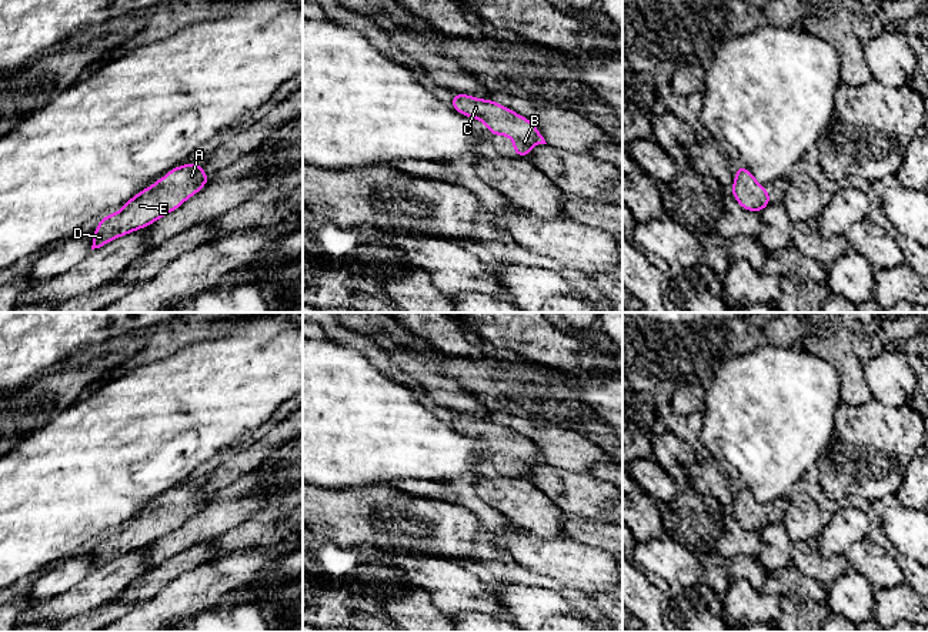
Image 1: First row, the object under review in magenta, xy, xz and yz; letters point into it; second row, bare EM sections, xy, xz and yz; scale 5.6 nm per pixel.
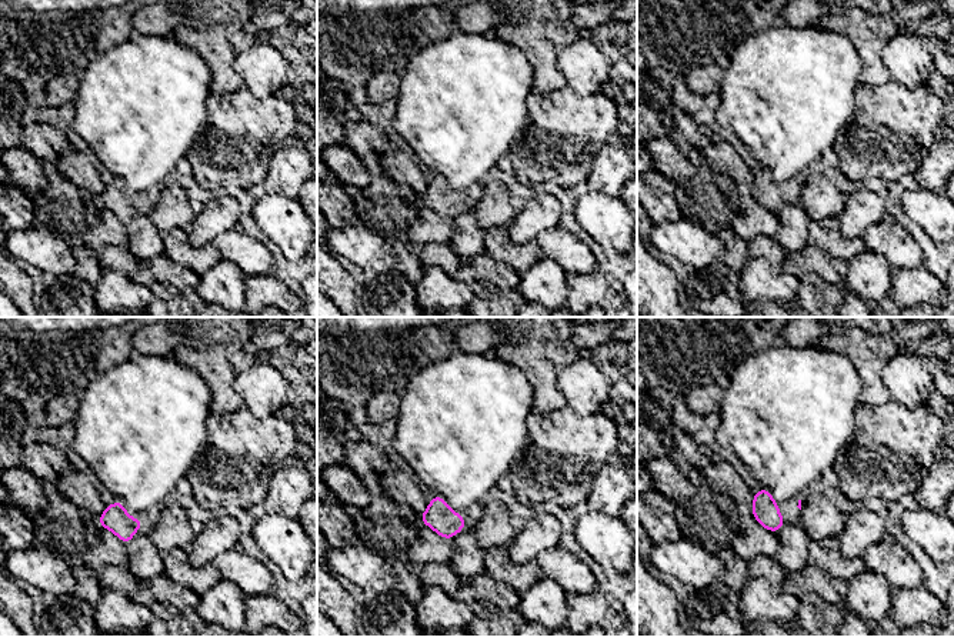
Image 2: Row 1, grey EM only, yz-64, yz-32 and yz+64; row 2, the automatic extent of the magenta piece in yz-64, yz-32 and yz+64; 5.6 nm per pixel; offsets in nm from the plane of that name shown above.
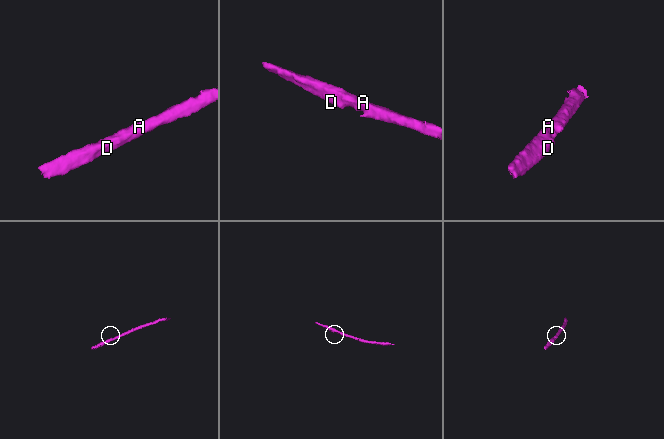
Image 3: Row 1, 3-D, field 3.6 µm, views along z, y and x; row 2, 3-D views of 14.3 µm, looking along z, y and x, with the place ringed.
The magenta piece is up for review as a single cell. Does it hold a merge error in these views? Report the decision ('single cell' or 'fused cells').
single cell

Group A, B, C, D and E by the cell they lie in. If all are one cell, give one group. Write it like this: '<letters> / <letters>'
A B C D E

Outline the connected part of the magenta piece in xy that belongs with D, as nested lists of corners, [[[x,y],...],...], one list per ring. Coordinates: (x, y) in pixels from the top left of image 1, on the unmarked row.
[[[194,481],[171,488],[153,505],[131,516],[116,534],[104,535],[93,551],[91,569],[148,546],[166,534],[177,529],[184,521],[197,514],[210,499],[201,485]]]

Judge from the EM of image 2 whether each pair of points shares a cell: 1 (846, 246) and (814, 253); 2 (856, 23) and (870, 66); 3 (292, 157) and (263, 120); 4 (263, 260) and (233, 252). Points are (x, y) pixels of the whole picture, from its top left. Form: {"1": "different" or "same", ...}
{"1": "different", "2": "same", "3": "different", "4": "same"}

